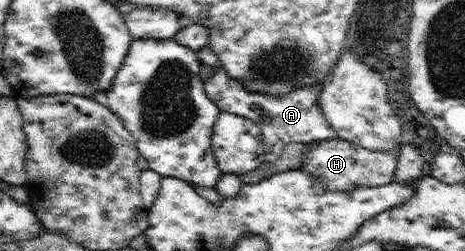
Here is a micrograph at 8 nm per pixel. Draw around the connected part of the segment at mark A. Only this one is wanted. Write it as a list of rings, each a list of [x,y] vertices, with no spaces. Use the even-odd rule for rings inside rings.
[[[208,45],[198,50],[197,54],[202,63],[214,69],[214,74],[204,81],[204,90],[209,99],[213,100],[213,103],[220,111],[240,115],[257,123],[262,131],[263,147],[265,147],[265,159],[267,162],[277,160],[283,153],[287,143],[309,144],[329,139],[338,139],[338,135],[321,113],[321,108],[318,104],[319,92],[321,91],[323,81],[311,87],[300,87],[287,95],[280,95],[279,97],[265,93],[252,93],[252,91],[247,91],[240,81],[231,79],[225,73],[222,73],[222,63]]]

